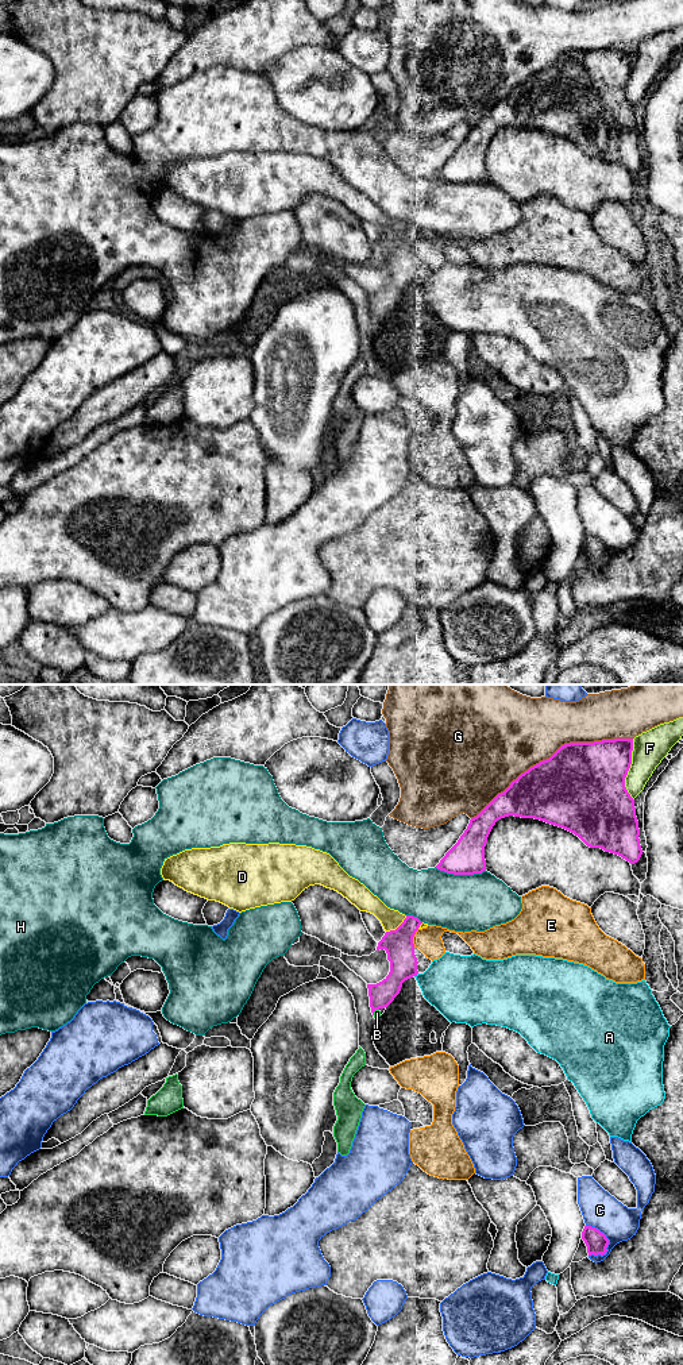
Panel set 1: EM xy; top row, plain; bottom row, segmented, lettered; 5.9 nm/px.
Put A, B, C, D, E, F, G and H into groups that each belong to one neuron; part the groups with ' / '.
A / B / C / D / E / F / G / H

